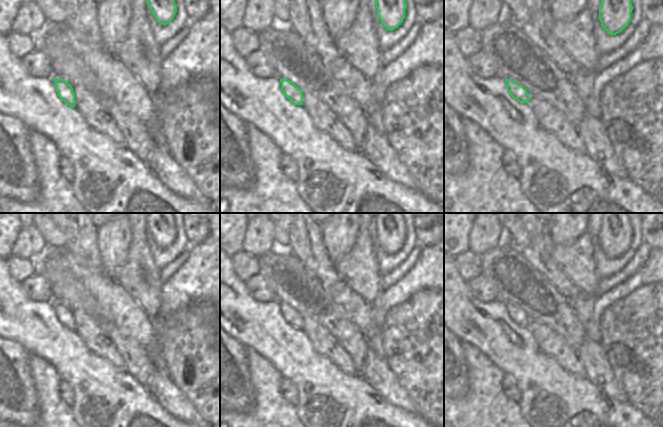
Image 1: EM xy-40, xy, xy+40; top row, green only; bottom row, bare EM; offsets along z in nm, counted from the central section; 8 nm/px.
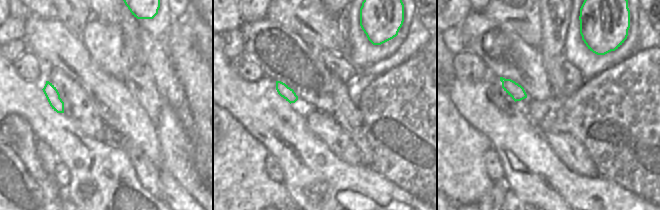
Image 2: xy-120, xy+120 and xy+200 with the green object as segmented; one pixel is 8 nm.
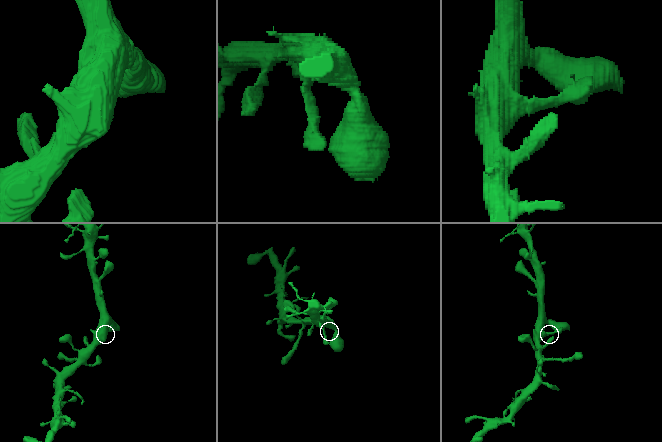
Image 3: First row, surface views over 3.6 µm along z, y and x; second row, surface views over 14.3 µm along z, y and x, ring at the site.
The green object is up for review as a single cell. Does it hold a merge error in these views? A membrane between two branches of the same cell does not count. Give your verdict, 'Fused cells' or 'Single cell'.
Single cell

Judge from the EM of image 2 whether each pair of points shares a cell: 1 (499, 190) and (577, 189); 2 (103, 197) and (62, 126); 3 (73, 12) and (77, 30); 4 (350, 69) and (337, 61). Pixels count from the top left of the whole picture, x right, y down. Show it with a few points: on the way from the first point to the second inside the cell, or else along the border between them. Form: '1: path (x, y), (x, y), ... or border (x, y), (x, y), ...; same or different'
1: border (503, 181), (508, 188); different
2: path (96, 179), (86, 170), (86, 160), (70, 144); same
3: path (74, 16), (76, 26); same
4: path (347, 69), (340, 64); same

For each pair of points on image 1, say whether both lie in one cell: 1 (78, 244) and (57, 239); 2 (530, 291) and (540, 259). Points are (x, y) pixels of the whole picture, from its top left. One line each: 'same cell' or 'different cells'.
1: different cells
2: different cells

